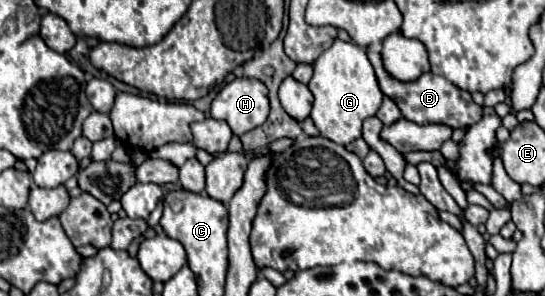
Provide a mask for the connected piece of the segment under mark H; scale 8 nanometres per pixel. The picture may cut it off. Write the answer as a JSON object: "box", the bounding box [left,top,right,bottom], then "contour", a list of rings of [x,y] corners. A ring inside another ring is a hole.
{"box":[211,77,269,135],"contour":[[[241,77],[227,83],[211,103],[211,117],[227,121],[235,135],[243,135],[269,115],[269,91],[253,77]]]}

